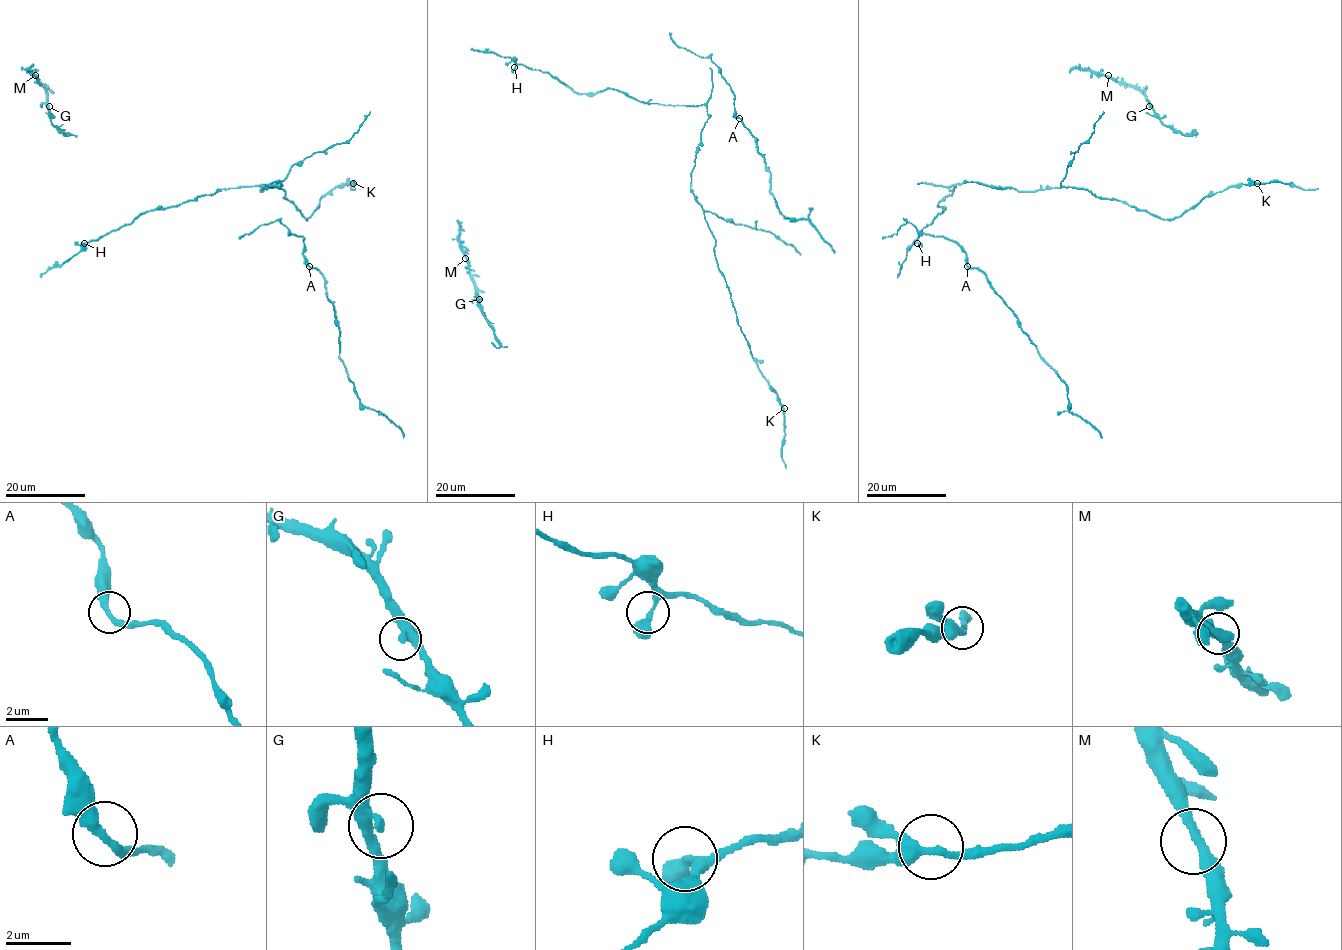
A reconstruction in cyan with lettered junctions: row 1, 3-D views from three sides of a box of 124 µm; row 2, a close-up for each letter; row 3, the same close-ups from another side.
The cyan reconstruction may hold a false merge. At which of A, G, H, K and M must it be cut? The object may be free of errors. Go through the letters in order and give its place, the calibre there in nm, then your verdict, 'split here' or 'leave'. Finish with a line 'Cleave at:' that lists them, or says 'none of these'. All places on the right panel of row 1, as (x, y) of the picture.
A: place (967, 266); calibre 320 nm; leave
G: place (1149, 106); calibre 280 nm; leave
H: place (917, 243); calibre 340 nm; leave
K: place (1257, 183); calibre 280 nm; leave
M: place (1108, 75); calibre 280 nm; leave
Cleave at: none of these

